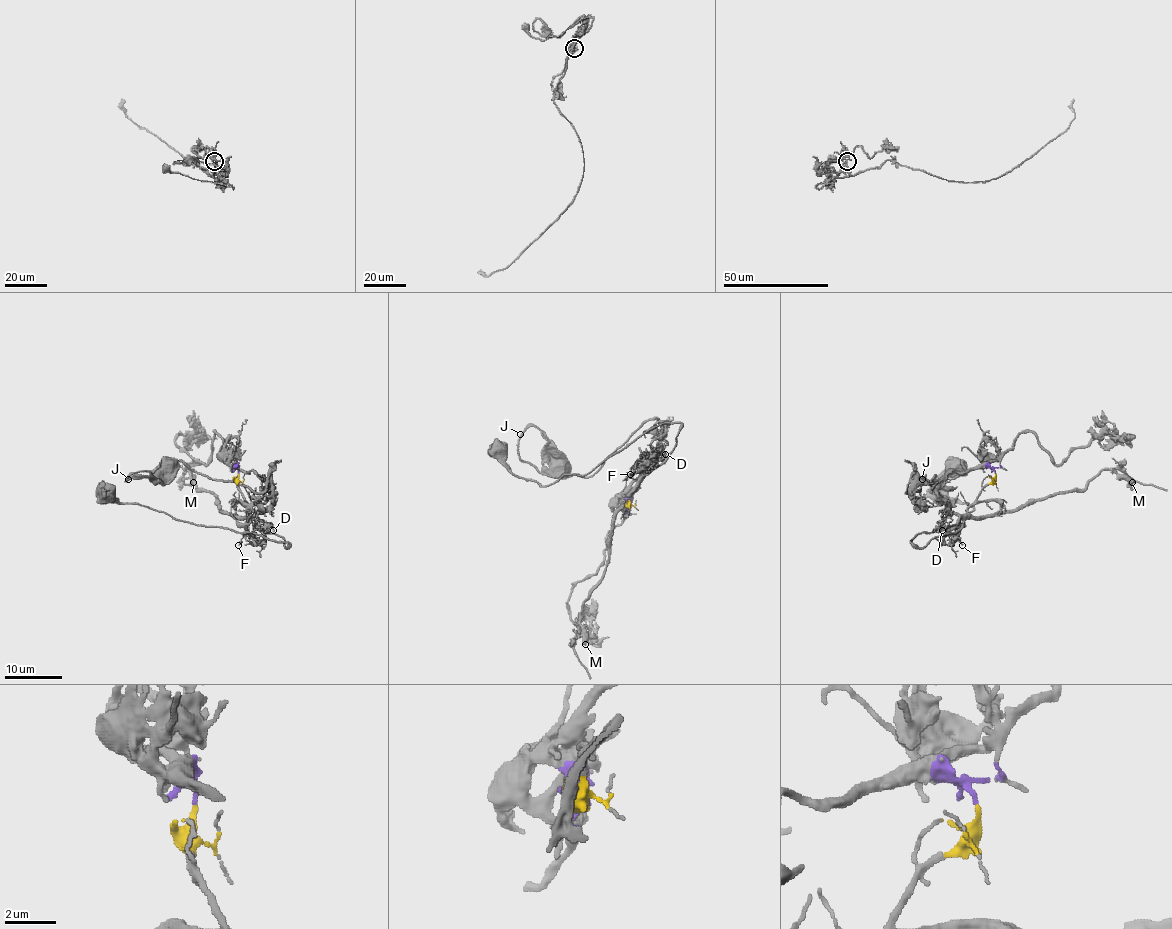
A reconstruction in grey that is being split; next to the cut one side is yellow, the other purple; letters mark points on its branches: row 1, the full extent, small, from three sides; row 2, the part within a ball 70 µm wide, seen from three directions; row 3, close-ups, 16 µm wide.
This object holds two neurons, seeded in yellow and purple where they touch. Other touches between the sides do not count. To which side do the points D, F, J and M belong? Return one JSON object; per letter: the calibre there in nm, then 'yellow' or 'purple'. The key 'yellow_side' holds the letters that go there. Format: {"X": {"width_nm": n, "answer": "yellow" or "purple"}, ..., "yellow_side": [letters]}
{"D": {"width_nm": 140, "answer": "yellow"}, "F": {"width_nm": 150, "answer": "yellow"}, "J": {"width_nm": 240, "answer": "purple"}, "M": {"width_nm": 600, "answer": "yellow"}, "yellow_side": ["D", "F", "M"]}

